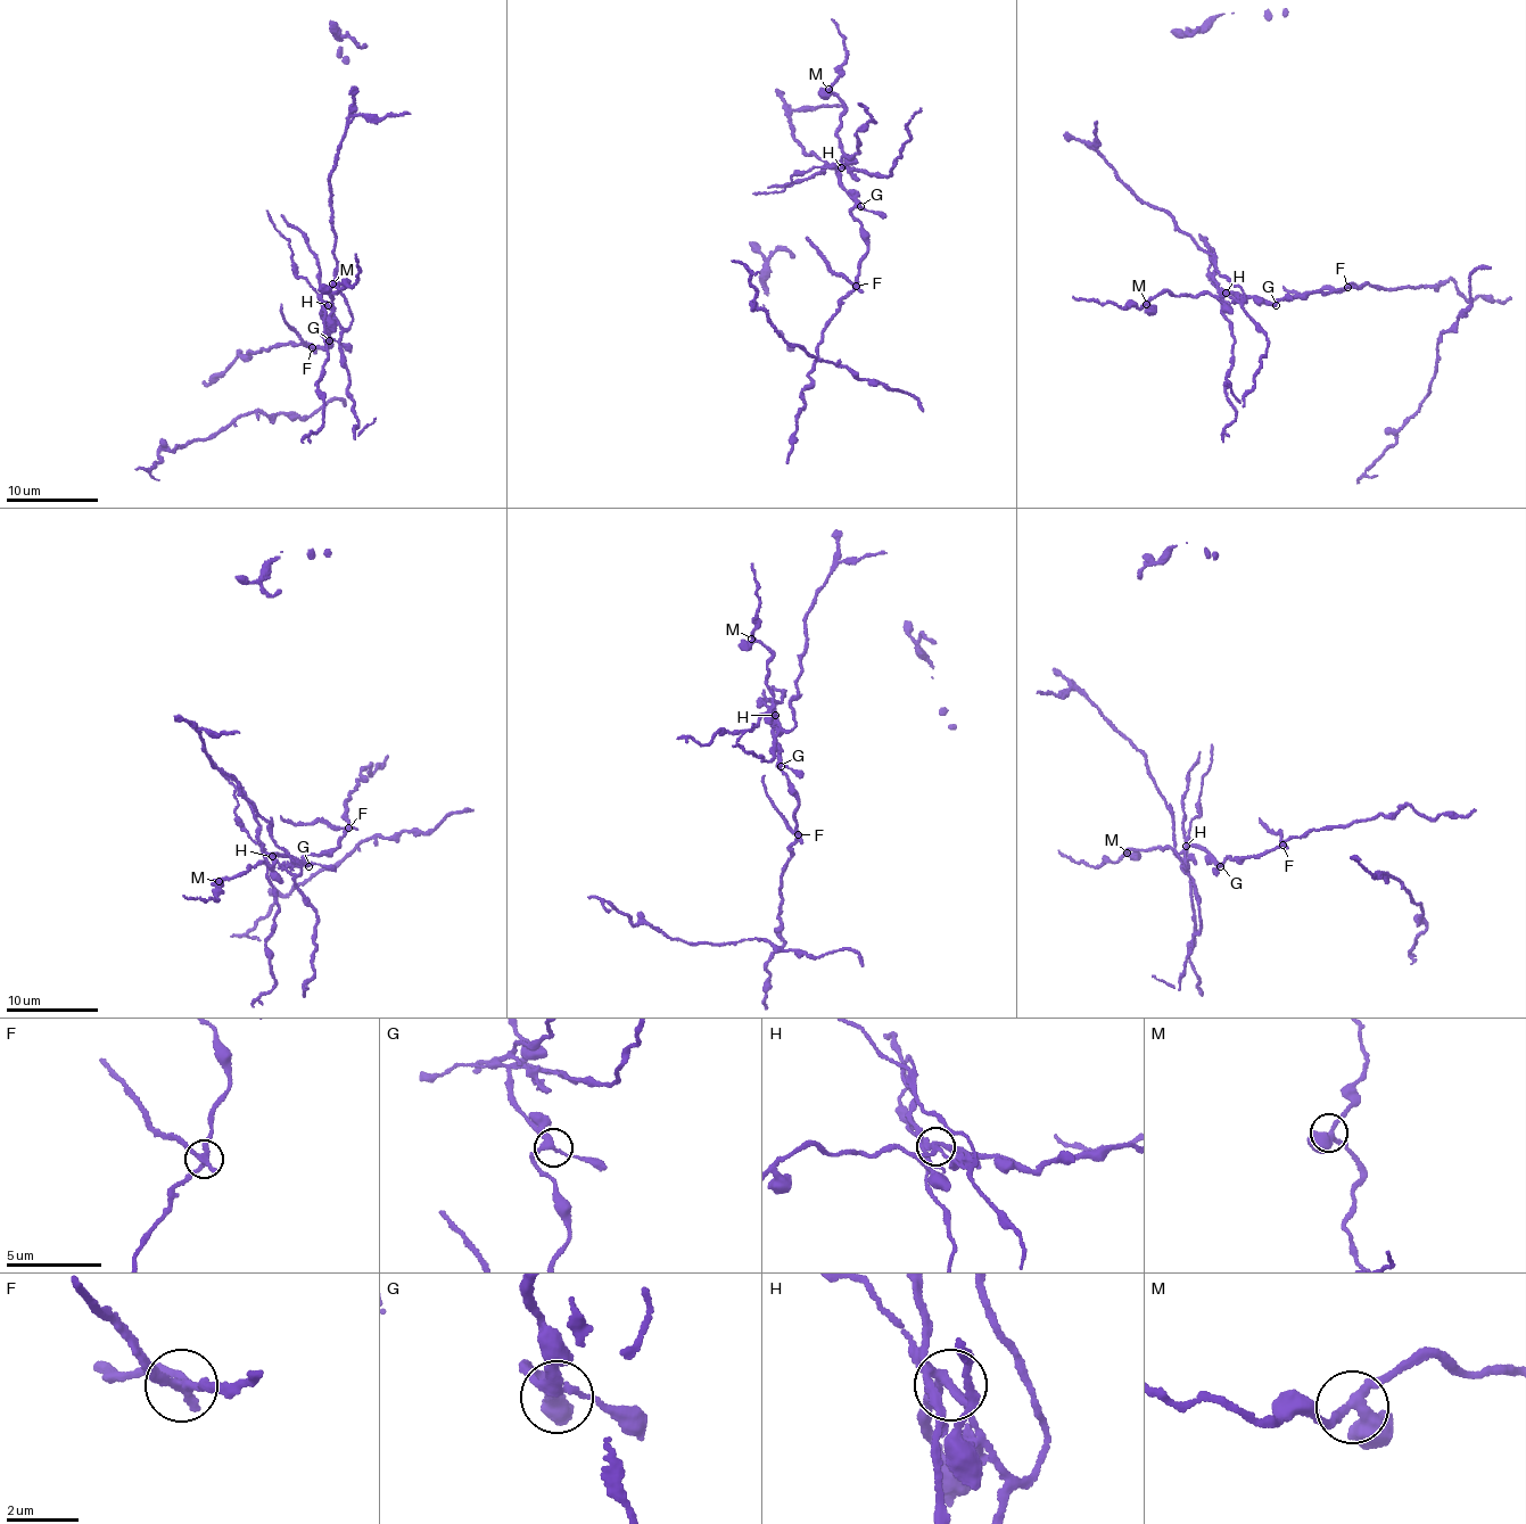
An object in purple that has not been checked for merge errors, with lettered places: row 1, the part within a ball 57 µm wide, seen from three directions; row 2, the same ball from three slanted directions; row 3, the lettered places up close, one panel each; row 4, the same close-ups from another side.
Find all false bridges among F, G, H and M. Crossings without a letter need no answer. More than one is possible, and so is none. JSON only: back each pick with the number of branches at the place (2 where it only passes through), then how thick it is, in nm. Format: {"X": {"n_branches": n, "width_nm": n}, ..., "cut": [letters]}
{"F": {"n_branches": 3, "width_nm": 220}, "H": {"n_branches": 5, "width_nm": 240}, "cut": ["F", "H"]}

